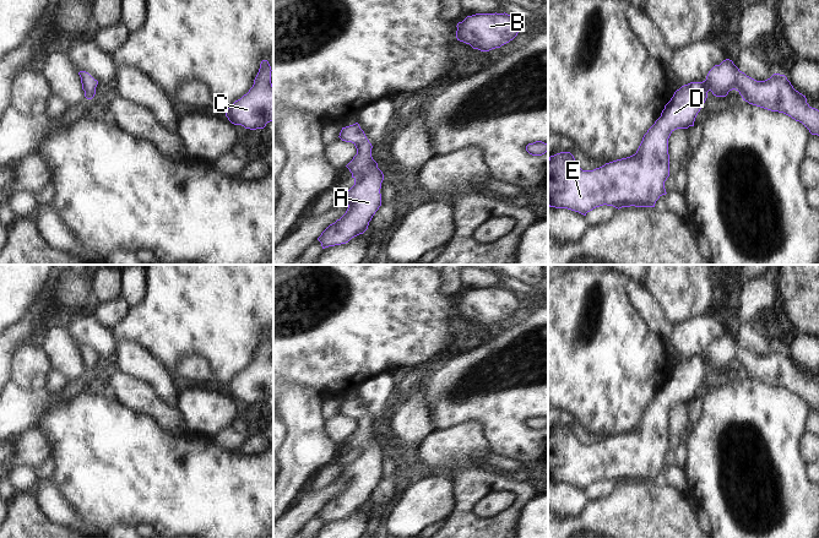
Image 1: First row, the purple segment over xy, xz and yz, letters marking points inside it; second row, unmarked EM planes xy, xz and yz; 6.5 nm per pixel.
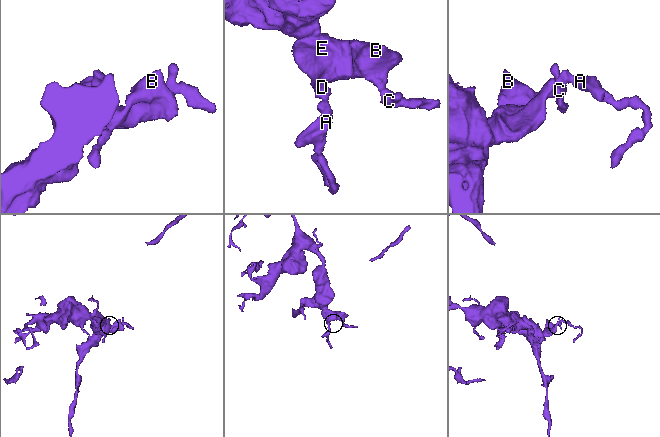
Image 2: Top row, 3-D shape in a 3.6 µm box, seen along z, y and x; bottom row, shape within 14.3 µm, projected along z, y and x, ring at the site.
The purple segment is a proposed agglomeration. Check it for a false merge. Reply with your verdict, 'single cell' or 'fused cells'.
single cell

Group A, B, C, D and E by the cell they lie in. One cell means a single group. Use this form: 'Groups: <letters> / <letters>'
Groups: A B C D E.

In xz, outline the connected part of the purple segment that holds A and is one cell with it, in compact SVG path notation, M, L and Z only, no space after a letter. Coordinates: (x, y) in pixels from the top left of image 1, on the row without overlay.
M359 398L342 402L342 415L352 417L357 429L346 440L352 447L354 460L345 466L341 477L347 478L346 488L330 499L318 512L322 523L348 517L352 512L363 509L375 487L381 480L383 446L371 431L371 418Z

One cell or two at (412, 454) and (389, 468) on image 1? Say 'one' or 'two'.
two

